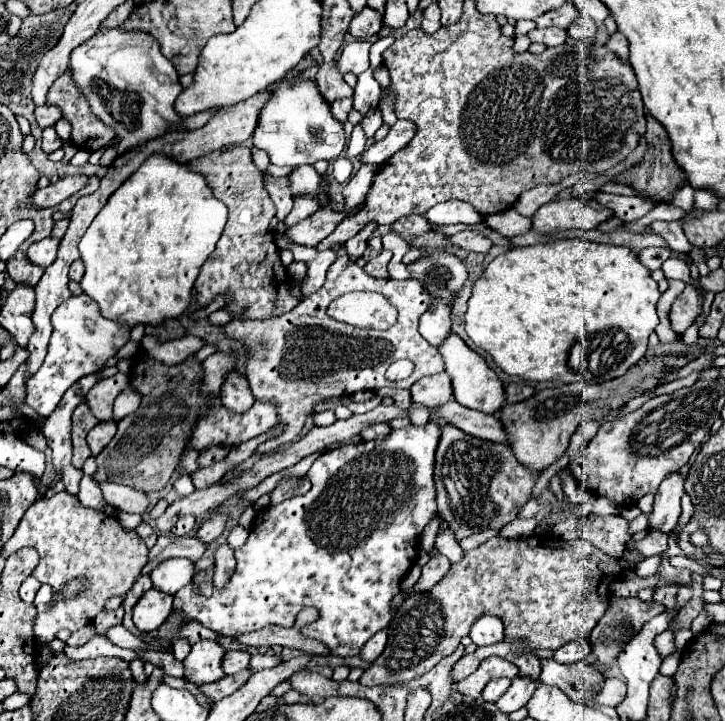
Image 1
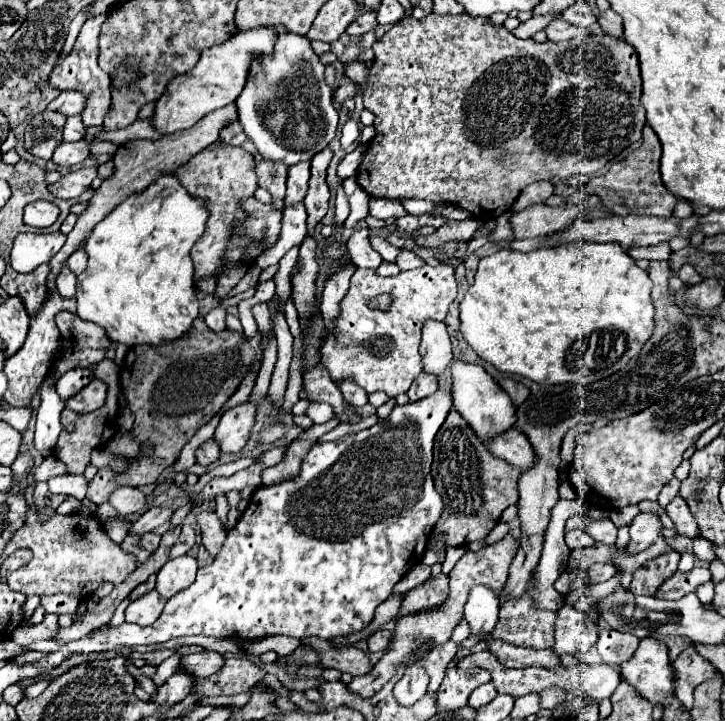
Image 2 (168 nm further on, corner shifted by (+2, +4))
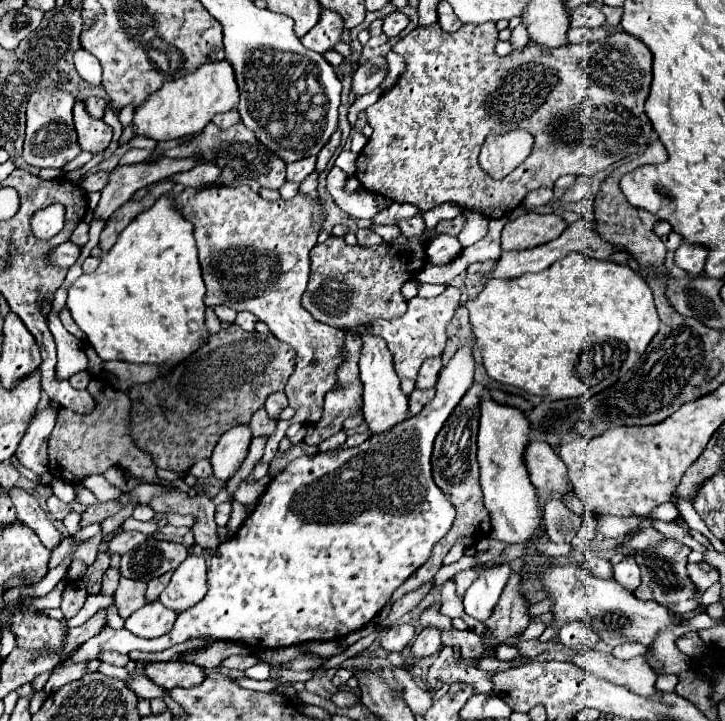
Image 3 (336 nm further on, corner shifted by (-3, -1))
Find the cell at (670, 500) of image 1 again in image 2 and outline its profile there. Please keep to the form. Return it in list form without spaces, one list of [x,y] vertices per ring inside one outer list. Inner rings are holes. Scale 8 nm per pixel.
[[[638,513],[630,525],[628,553],[640,553],[662,537],[662,521],[656,513]]]

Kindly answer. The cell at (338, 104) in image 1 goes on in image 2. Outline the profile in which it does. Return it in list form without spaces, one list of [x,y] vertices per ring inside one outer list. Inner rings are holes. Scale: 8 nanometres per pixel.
[[[354,83],[342,85],[342,87],[338,87],[338,89],[334,91],[334,99],[336,99],[338,103],[344,103],[346,99],[352,99],[354,95],[356,95],[356,85],[354,85]]]

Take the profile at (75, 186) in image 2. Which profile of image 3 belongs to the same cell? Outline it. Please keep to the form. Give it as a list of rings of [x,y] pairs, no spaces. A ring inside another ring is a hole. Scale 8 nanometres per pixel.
[[[105,170],[91,172],[91,174],[87,174],[87,178],[81,182],[81,188],[83,188],[85,192],[101,192],[101,190],[105,188],[107,180],[109,180],[109,172],[105,172]]]

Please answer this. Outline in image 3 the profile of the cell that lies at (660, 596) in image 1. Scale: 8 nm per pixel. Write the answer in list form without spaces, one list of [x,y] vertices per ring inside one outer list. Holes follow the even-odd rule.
[[[663,538],[661,544],[635,552],[633,554],[635,562],[641,568],[641,586],[633,594],[639,600],[653,600],[677,614],[687,614],[687,612],[695,610],[699,606],[699,596],[697,596],[695,584],[689,580],[689,574],[685,570],[689,552],[691,552],[691,548],[687,548],[685,544],[671,540],[671,538]]]

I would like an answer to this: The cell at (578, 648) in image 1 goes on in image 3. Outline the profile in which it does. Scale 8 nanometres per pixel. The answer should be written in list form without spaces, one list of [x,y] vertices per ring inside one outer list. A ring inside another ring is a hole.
[[[569,622],[569,624],[563,624],[559,630],[559,638],[561,642],[575,650],[577,648],[595,648],[597,646],[597,632],[593,632],[587,624],[581,624],[581,622]]]

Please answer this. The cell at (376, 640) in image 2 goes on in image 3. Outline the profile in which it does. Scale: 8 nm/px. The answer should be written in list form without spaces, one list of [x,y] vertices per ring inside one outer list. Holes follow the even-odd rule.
[[[395,624],[381,634],[381,646],[387,652],[401,652],[411,644],[413,636],[415,636],[413,624]]]

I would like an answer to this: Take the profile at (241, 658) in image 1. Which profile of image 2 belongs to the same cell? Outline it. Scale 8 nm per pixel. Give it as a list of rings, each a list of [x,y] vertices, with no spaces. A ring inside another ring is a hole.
[[[202,651],[202,653],[182,657],[180,667],[184,667],[186,671],[190,671],[196,677],[208,677],[208,675],[220,671],[224,661],[226,661],[224,655],[220,655],[216,651]]]

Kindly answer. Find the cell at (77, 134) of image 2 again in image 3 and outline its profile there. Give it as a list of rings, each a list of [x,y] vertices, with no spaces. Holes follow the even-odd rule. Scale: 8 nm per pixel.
[[[77,100],[73,106],[73,118],[75,118],[75,128],[79,134],[79,144],[83,150],[91,152],[93,156],[101,150],[105,150],[111,142],[113,130],[109,124],[103,120],[97,120],[87,114],[83,100]]]

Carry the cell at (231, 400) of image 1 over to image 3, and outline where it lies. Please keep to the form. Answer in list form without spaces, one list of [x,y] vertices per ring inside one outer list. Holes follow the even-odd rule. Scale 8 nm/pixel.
[[[249,426],[241,428],[231,428],[221,436],[213,456],[211,456],[211,466],[213,466],[213,476],[217,480],[227,482],[233,478],[233,474],[239,470],[241,462],[247,456],[247,448],[251,442],[251,430]]]

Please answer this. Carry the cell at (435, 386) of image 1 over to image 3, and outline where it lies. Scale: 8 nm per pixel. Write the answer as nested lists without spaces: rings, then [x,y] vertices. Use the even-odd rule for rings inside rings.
[[[433,388],[431,390],[427,390],[427,392],[411,392],[411,396],[409,396],[409,412],[411,412],[411,416],[415,416],[417,412],[421,412],[421,408],[429,402],[433,398]]]

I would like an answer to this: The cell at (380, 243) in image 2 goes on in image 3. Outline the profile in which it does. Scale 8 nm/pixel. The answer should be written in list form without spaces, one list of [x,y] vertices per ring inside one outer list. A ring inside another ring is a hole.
[[[357,230],[355,232],[355,236],[357,236],[357,242],[361,244],[361,246],[373,246],[373,244],[381,244],[381,236],[377,236],[375,232],[371,232],[371,230]]]

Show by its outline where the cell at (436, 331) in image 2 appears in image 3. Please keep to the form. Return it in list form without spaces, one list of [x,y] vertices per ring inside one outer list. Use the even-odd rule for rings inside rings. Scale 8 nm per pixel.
[[[433,358],[433,360],[427,360],[421,370],[419,370],[419,376],[415,380],[415,390],[427,390],[427,388],[433,388],[435,382],[437,382],[437,376],[439,376],[439,370],[441,370],[441,358]]]

